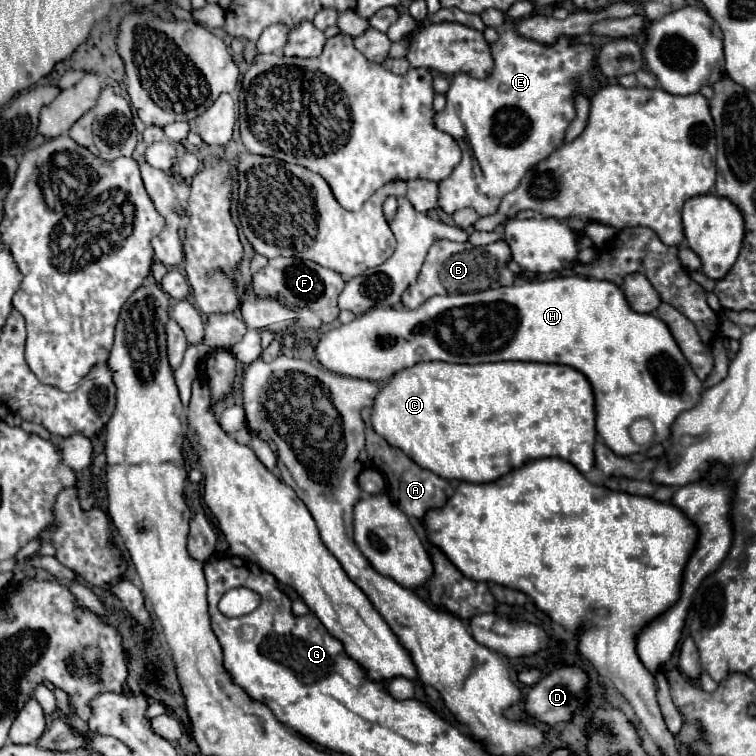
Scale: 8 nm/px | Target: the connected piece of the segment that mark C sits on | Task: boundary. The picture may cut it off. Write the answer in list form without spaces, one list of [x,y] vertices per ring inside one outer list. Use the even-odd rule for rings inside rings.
[[[420,362],[396,372],[374,396],[372,404],[372,428],[378,436],[382,436],[390,446],[400,448],[404,454],[408,454],[418,466],[432,470],[440,478],[446,480],[462,480],[462,482],[494,482],[502,478],[504,474],[524,466],[526,462],[540,460],[540,458],[562,458],[570,464],[574,464],[582,474],[590,472],[594,466],[594,440],[596,440],[596,428],[594,428],[594,394],[590,388],[590,382],[586,376],[570,366],[560,364],[538,364],[538,362],[496,362],[482,364],[454,364],[448,362]]]

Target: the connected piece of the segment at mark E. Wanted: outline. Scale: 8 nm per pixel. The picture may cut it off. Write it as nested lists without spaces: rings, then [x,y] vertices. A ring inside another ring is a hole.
[[[506,22],[496,28],[500,40],[492,44],[494,70],[486,80],[472,76],[456,74],[452,88],[446,92],[446,108],[434,114],[434,124],[438,130],[450,134],[462,146],[462,159],[454,172],[438,184],[438,206],[446,214],[454,214],[460,208],[474,208],[480,216],[494,214],[501,199],[518,186],[522,176],[540,160],[548,158],[564,142],[566,128],[572,120],[568,118],[566,96],[574,94],[578,86],[588,90],[592,82],[590,70],[594,66],[594,50],[586,44],[570,44],[570,38],[558,38],[556,44],[538,44],[514,34],[514,22]],[[554,94],[564,94],[562,100],[556,100]]]

